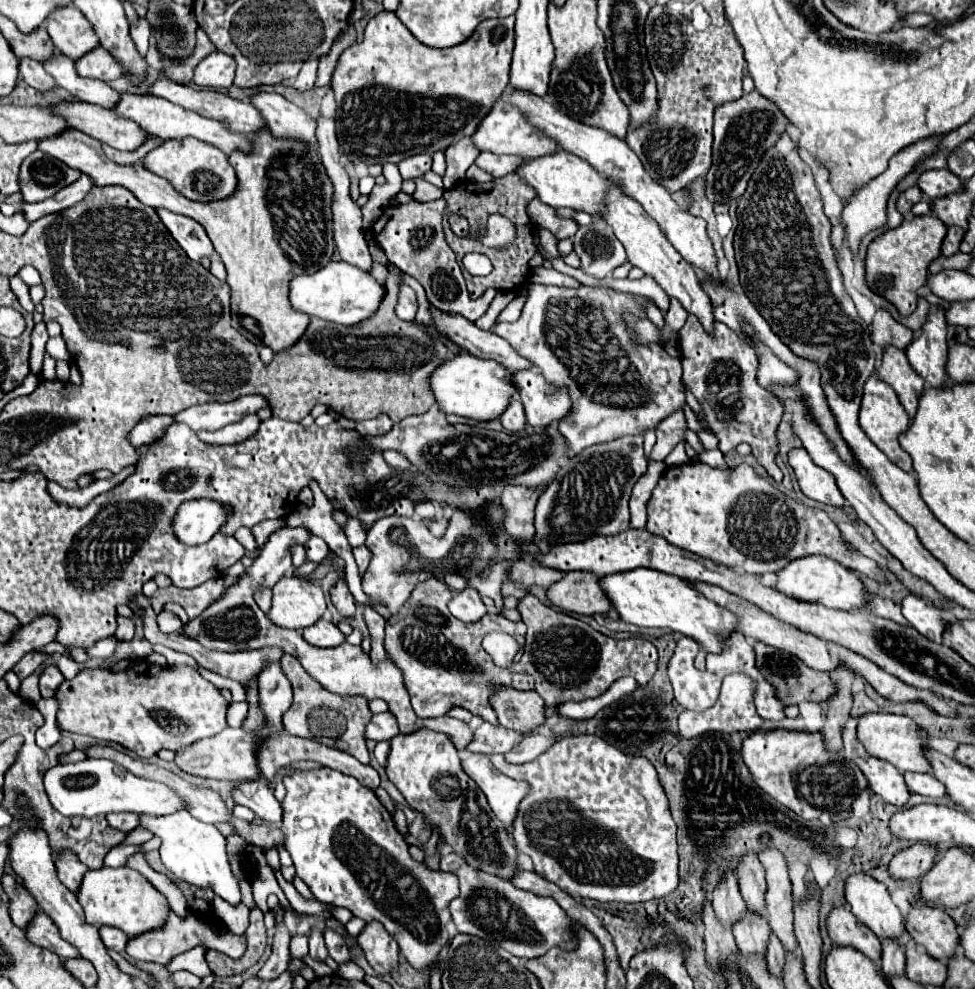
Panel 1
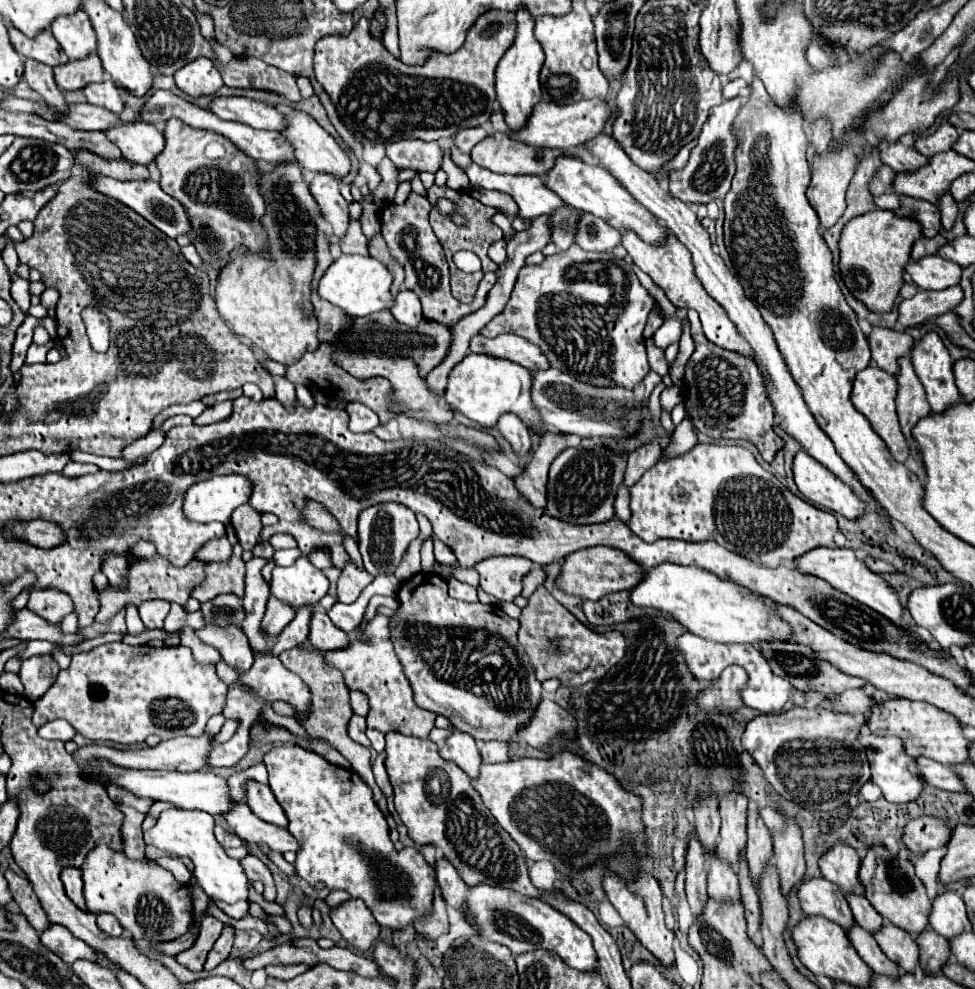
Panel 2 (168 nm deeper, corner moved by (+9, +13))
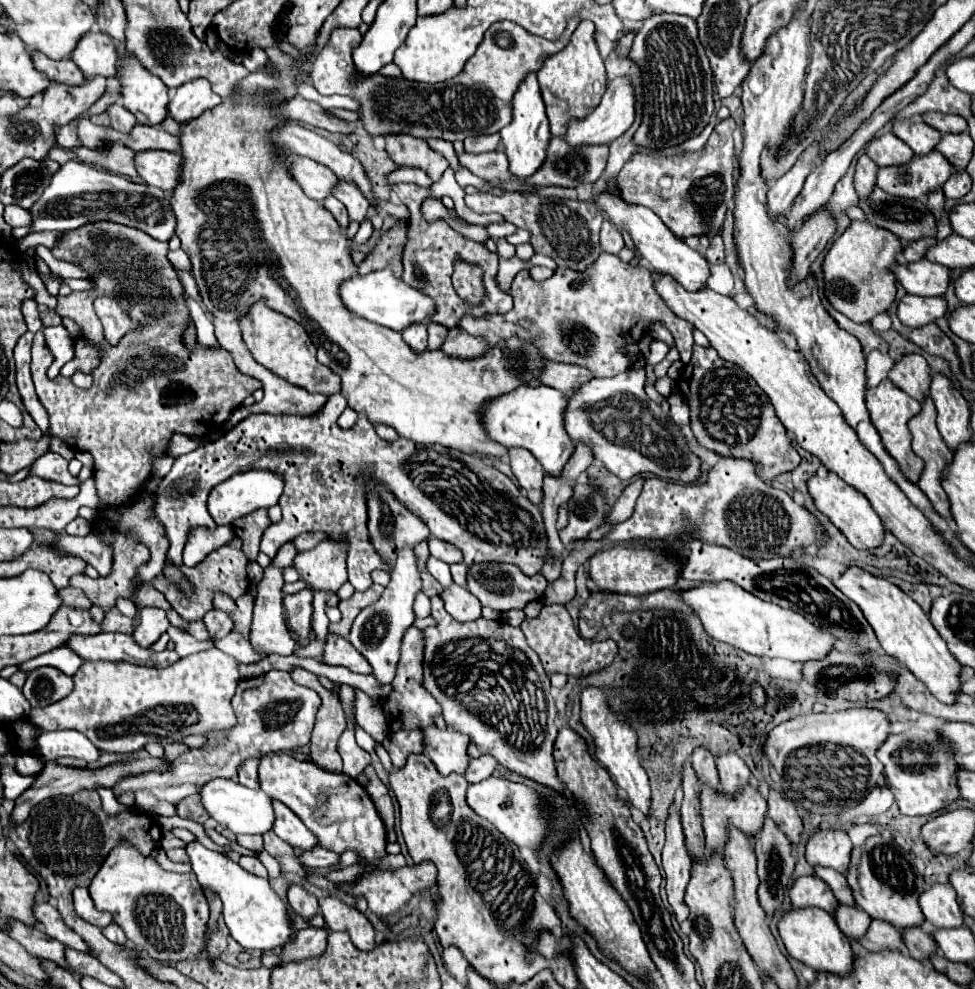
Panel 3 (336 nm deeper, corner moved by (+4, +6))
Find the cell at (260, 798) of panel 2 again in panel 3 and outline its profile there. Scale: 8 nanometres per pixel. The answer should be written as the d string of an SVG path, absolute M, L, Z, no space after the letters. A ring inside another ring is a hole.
M274 802L274 832L280 836L284 842L288 842L292 848L298 850L310 850L318 846L318 838L304 826L304 822L288 808L282 806L280 802Z

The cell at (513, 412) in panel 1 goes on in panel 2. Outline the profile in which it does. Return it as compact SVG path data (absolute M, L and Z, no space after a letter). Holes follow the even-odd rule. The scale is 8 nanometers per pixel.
M505 413L497 421L497 429L513 445L513 449L519 453L519 459L523 463L525 455L531 451L531 439L525 423L515 413Z

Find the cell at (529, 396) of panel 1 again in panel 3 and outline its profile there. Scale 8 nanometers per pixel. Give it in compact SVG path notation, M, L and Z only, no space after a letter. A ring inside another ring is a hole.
M628 370L622 372L614 378L594 378L588 384L584 384L578 392L574 392L570 396L568 408L566 408L566 416L564 416L564 424L566 430L570 434L572 440L576 442L586 442L594 456L598 460L604 462L604 466L616 474L622 480L630 480L634 476L640 474L654 474L662 480L670 480L670 482L696 482L702 474L700 470L700 458L696 458L686 440L684 434L678 430L678 426L662 412L662 408L652 402L646 392L644 392L644 370Z

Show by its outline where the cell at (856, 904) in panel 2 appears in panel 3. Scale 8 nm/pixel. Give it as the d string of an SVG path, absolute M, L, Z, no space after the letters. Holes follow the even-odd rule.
M814 866L814 872L818 878L822 878L830 886L830 890L834 892L834 896L840 904L854 904L852 890L840 872L834 872L832 868L822 868L822 866Z

